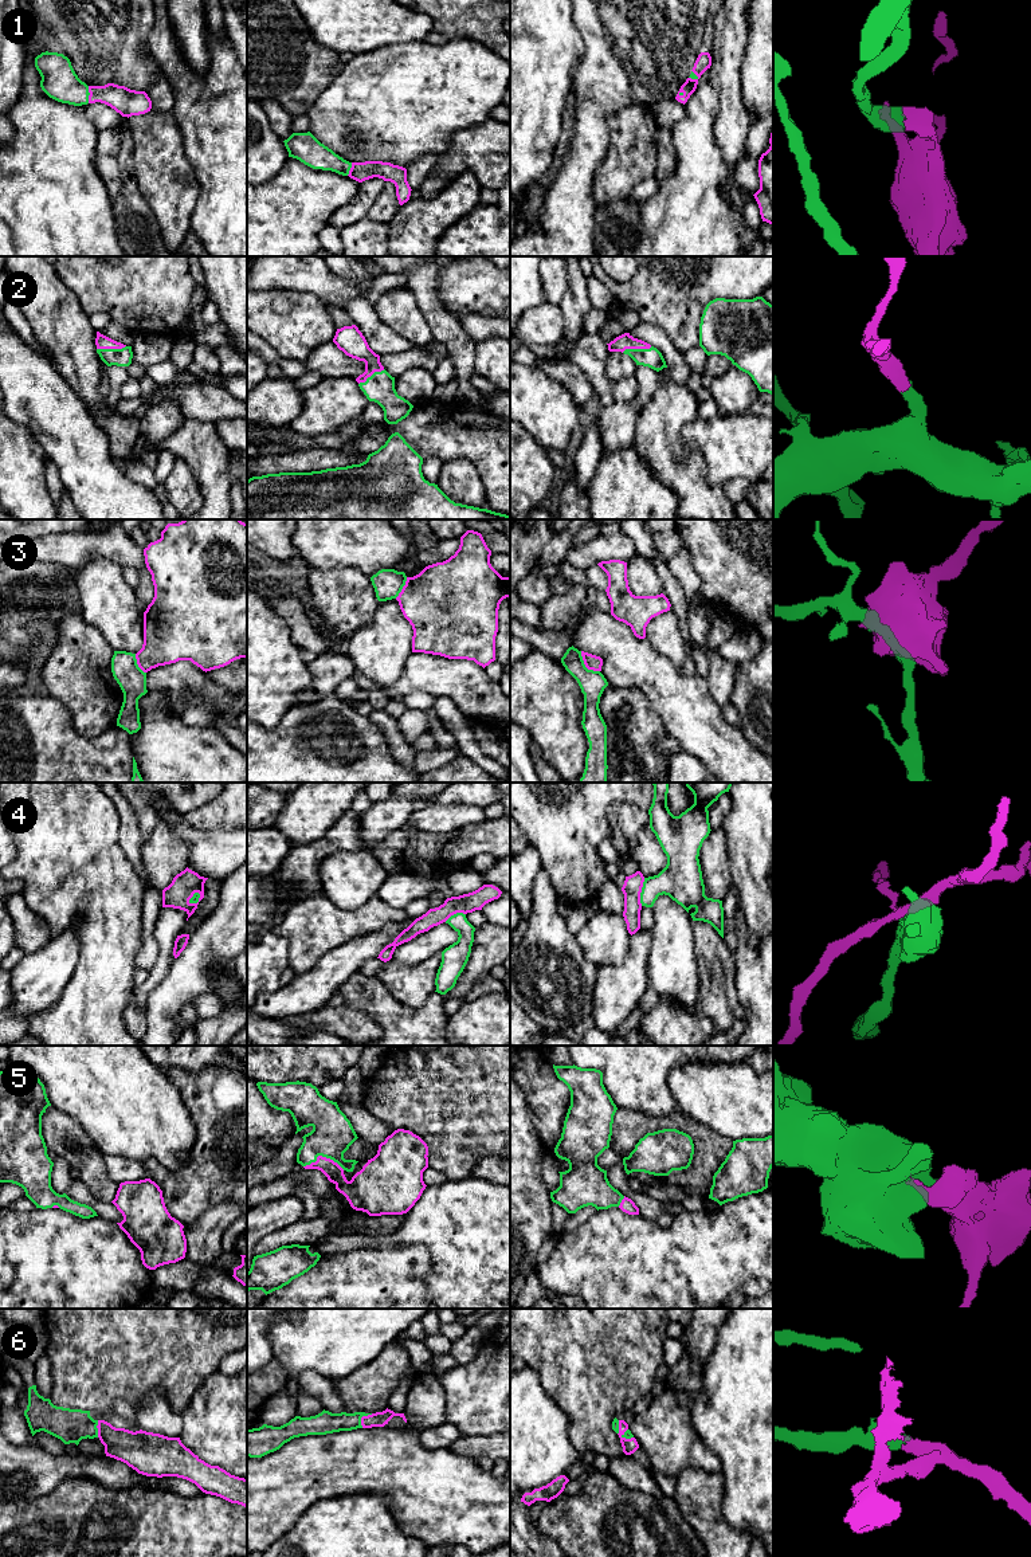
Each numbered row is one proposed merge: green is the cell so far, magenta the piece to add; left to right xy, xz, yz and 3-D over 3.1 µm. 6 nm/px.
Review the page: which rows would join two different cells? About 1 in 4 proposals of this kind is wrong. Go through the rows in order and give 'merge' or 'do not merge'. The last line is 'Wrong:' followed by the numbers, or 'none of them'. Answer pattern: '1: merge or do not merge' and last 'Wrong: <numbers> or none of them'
1: merge
2: merge
3: do not merge
4: do not merge
5: merge
6: merge
Wrong: 3, 4

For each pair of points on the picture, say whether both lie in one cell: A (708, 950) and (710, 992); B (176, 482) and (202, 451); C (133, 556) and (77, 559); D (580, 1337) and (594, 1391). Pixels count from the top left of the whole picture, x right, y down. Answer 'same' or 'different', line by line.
A: same
B: different
C: same
D: same

